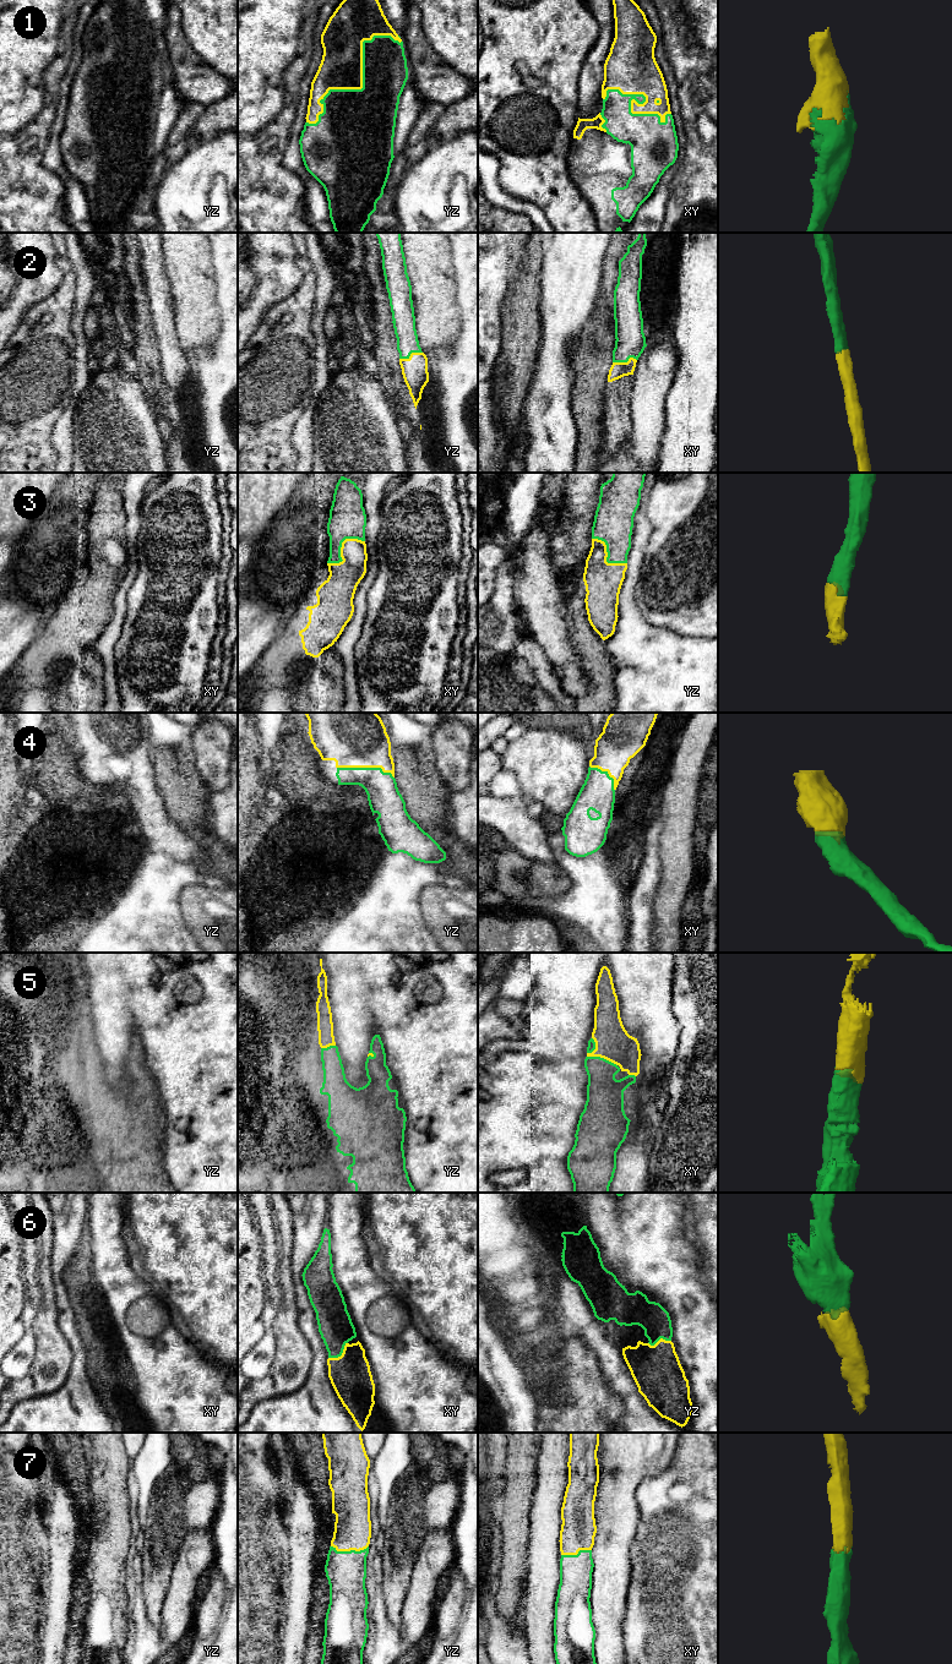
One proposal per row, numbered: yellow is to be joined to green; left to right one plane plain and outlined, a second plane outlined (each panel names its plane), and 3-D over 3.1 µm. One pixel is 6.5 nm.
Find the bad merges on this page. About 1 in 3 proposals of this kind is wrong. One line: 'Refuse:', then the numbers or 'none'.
Refuse: none

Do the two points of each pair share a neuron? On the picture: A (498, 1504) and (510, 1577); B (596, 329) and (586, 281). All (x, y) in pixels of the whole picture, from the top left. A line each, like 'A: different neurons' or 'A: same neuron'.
A: same neuron
B: different neurons

